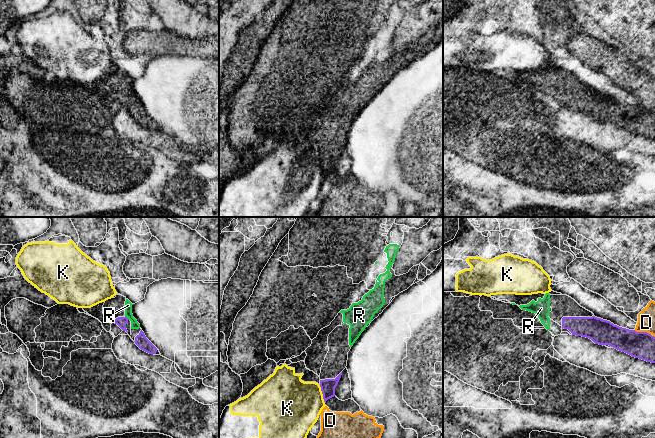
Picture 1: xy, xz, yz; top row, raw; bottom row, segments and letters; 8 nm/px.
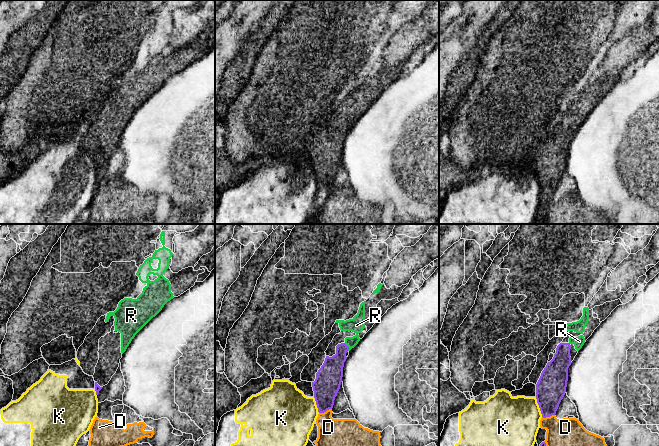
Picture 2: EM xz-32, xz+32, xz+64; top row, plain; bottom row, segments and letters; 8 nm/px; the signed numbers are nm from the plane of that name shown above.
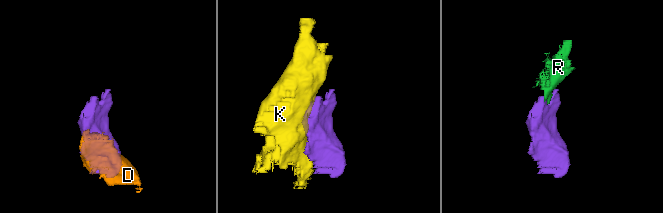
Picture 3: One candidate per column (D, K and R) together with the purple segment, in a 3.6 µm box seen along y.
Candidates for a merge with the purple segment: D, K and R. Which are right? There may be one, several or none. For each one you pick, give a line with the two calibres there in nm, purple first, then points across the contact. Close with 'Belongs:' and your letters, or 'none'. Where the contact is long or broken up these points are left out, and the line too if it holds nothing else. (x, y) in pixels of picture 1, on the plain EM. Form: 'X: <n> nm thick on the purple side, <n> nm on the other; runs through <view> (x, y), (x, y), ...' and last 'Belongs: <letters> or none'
R: 80 nm thick on the purple side, 60 nm on the other
Belongs: R

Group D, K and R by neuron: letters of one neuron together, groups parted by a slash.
D / K / R

